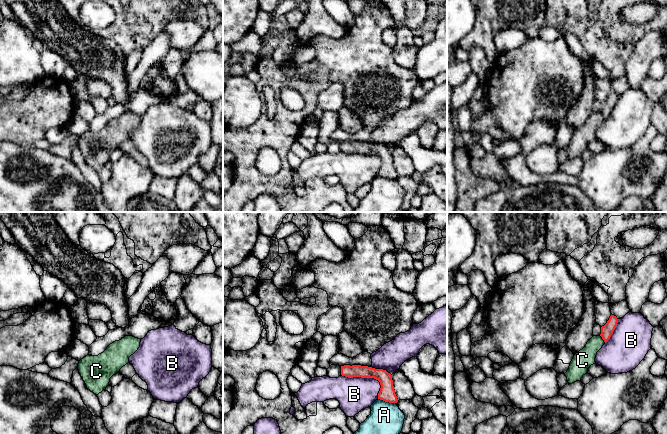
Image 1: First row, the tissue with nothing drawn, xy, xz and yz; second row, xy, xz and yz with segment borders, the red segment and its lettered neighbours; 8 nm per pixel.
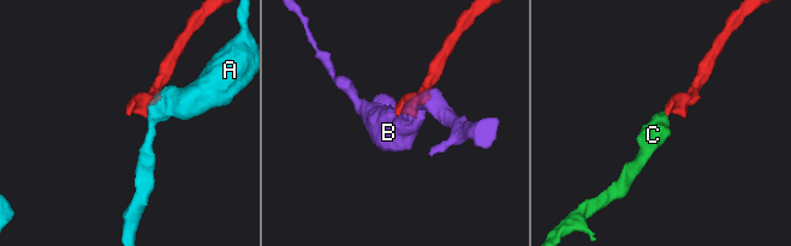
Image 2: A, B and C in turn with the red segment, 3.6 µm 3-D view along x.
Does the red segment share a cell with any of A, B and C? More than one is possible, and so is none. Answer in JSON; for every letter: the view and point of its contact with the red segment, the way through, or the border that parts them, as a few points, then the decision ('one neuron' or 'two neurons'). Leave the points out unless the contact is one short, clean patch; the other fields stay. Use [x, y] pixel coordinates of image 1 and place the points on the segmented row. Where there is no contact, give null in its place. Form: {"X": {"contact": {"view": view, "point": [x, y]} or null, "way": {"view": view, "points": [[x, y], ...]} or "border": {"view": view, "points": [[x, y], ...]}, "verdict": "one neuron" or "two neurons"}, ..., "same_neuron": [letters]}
{"A": {"contact": {"view": "xz", "point": [387, 401]}, "border": {"view": "xz", "points": [[378, 398], [395, 403]]}, "verdict": "two neurons"}, "B": {"contact": {"view": "xz", "point": [368, 377]}, "border": {"view": "xz", "points": [[341, 374], [347, 377], [375, 378], [380, 385], [378, 398]]}, "verdict": "two neurons"}, "C": {"contact": {"view": "yz", "point": [602, 338]}, "way": {"view": "yz", "points": [[607, 330], [602, 338], [582, 360]]}, "verdict": "one neuron"}, "same_neuron": ["C"]}

